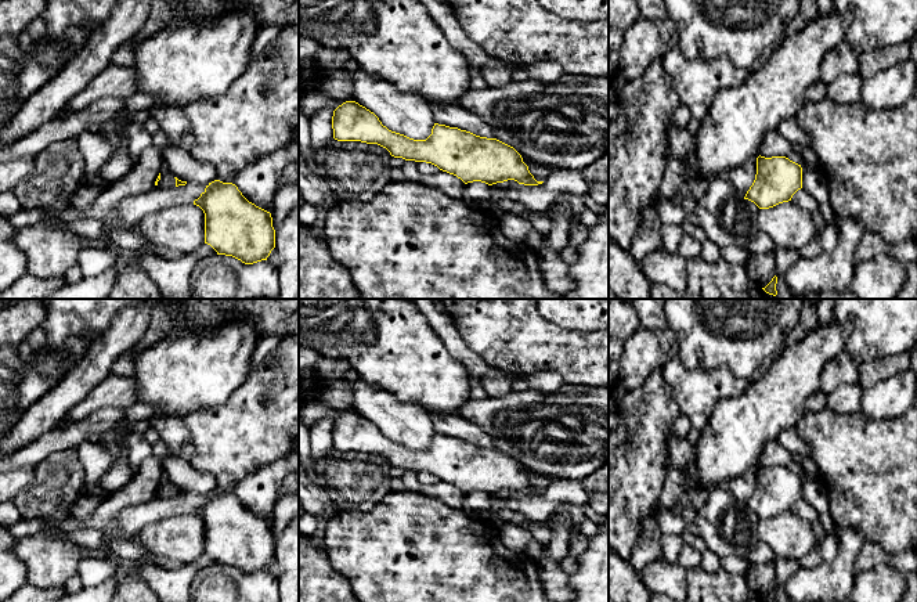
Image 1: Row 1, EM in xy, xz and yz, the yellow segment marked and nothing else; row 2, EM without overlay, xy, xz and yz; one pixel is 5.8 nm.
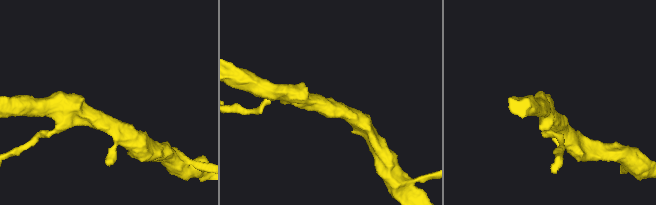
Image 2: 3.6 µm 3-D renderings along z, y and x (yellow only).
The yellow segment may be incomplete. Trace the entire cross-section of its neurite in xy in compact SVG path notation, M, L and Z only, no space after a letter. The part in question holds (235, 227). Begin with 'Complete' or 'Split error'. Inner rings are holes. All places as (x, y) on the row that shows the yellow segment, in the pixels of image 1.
Complete. M214 180L194 205L205 213L205 244L217 255L253 264L275 248L271 213L249 202L235 184Z

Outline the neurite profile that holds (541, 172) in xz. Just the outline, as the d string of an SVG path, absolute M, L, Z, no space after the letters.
M524 156L521 158L523 158L523 162L528 166L530 173L534 176L537 181L545 181L555 172L555 169L550 166L532 162Z

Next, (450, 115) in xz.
M429 104L434 123L458 127L480 137L497 138L495 126L498 120L485 120L459 105Z

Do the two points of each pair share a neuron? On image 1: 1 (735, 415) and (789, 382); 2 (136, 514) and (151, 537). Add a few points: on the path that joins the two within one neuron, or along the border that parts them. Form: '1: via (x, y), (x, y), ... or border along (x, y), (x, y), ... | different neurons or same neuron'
1: via (748, 415), (755, 415), (775, 396) | same neuron
2: border along (176, 516), (168, 516), (145, 525), (136, 537) | different neurons

